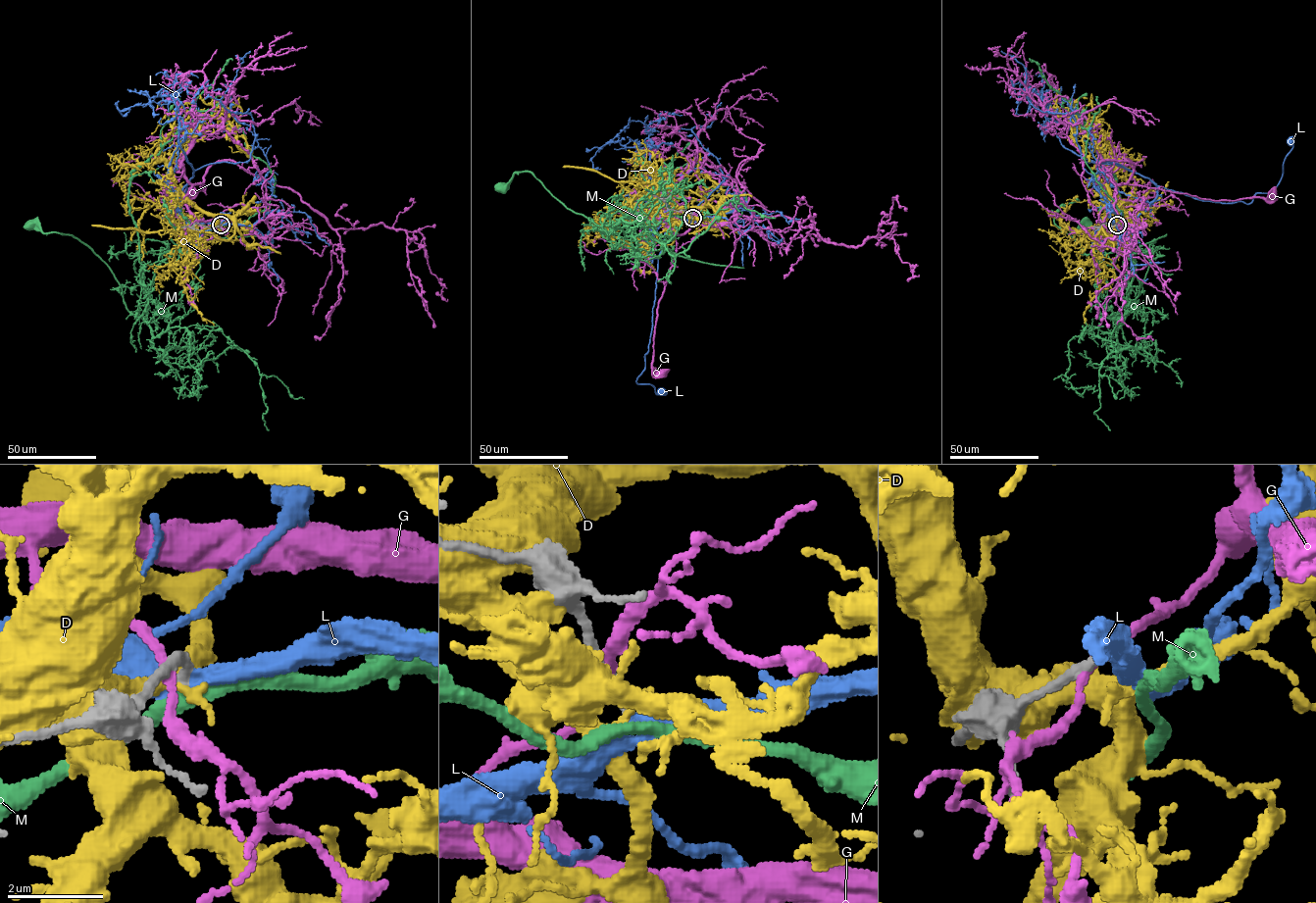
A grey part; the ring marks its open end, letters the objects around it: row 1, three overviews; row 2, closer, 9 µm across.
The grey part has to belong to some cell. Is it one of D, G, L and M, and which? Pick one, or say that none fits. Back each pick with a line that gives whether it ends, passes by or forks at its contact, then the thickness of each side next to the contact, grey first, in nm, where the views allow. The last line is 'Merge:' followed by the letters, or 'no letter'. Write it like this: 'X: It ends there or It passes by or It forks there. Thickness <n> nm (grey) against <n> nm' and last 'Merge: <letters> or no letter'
L: It passes by. Thickness 200 nm (grey) against 360 nm
Merge: L

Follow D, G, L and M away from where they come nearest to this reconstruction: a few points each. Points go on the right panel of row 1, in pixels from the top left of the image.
D: (1117, 225), (1107, 218), (1107, 165), (1074, 103), (1067, 115), (1083, 152), (1091, 95)
G: (1114, 225), (1120, 220), (1109, 221), (1109, 215), (1119, 185), (1144, 185), (1216, 200), (1266, 198), (1273, 192)
L: (1117, 225), (1142, 213), (1157, 185), (1198, 199), (1249, 204), (1279, 181), (1290, 141)
M: (1117, 225), (1091, 253), (1098, 263), (1116, 251), (1134, 258), (1127, 296), (1107, 254), (1070, 232), (1088, 225)

